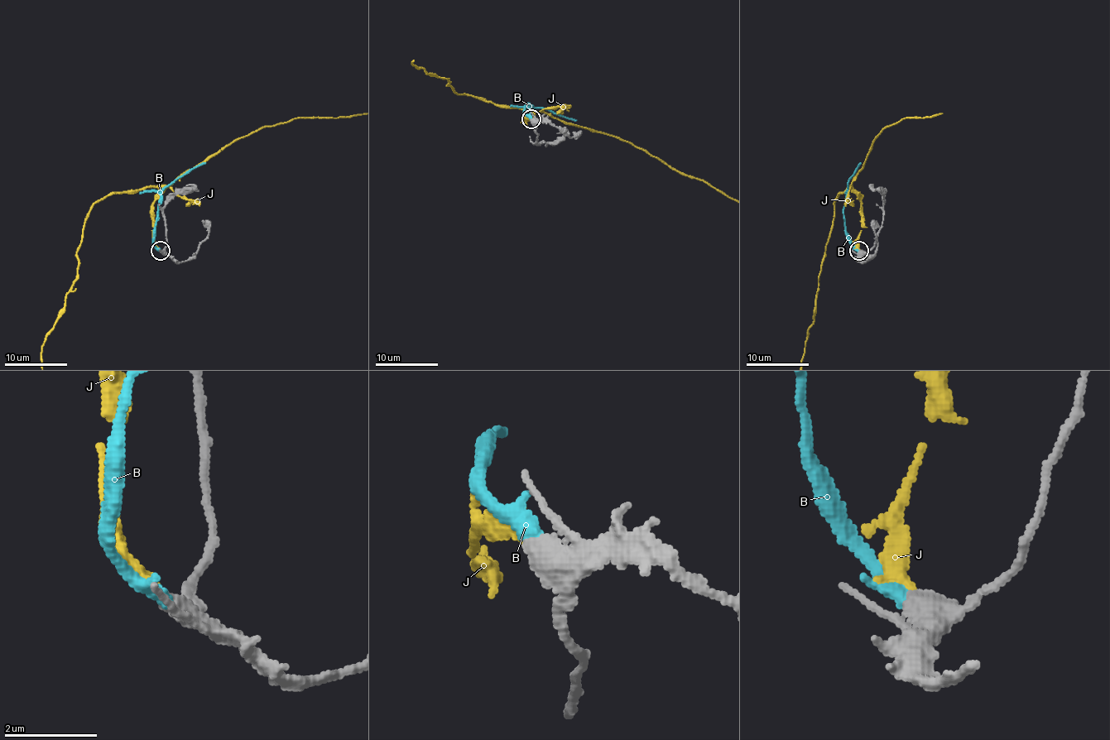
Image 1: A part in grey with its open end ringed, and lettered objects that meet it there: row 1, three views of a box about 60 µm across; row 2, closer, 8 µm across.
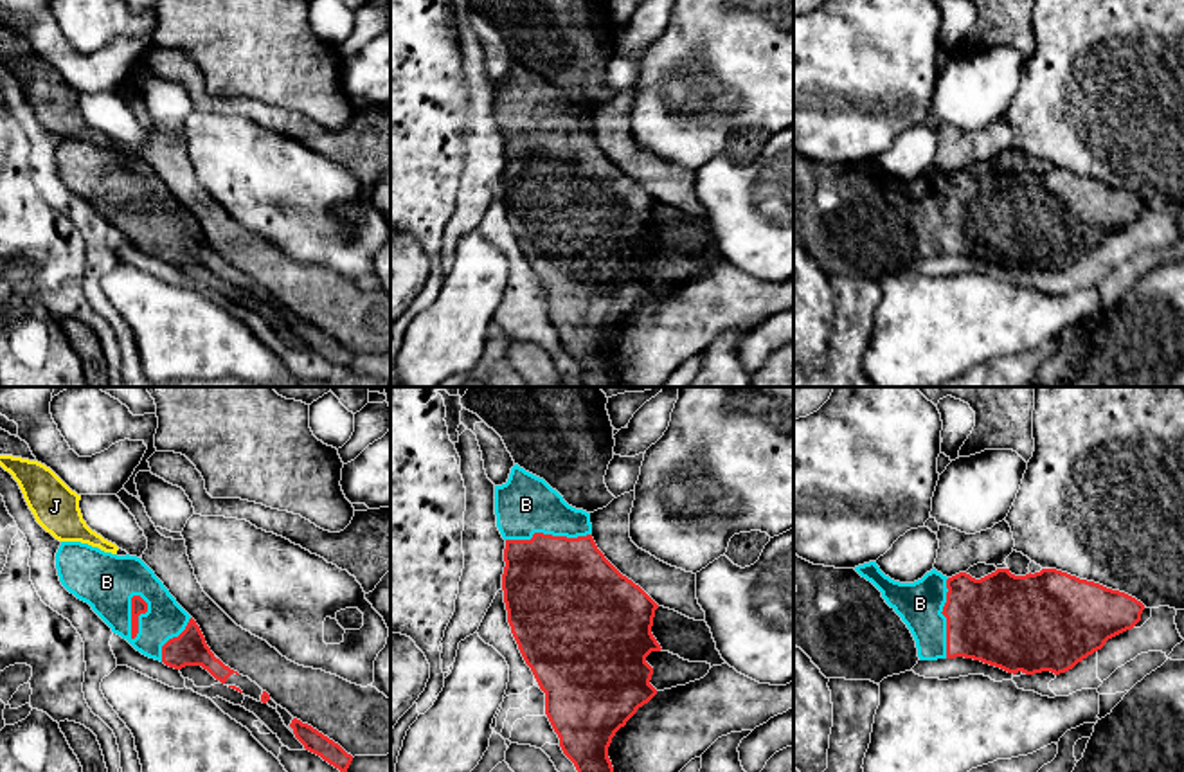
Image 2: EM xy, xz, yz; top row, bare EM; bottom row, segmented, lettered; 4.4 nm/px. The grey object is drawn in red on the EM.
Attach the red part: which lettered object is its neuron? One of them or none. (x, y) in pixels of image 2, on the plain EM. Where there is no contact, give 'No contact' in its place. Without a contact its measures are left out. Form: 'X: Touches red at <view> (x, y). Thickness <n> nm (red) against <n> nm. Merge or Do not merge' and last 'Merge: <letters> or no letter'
B: Touches red at xy (132, 213). Thickness 70 nm (red) against 260 nm. Merge
J: No contact. Do not merge
Merge: B

